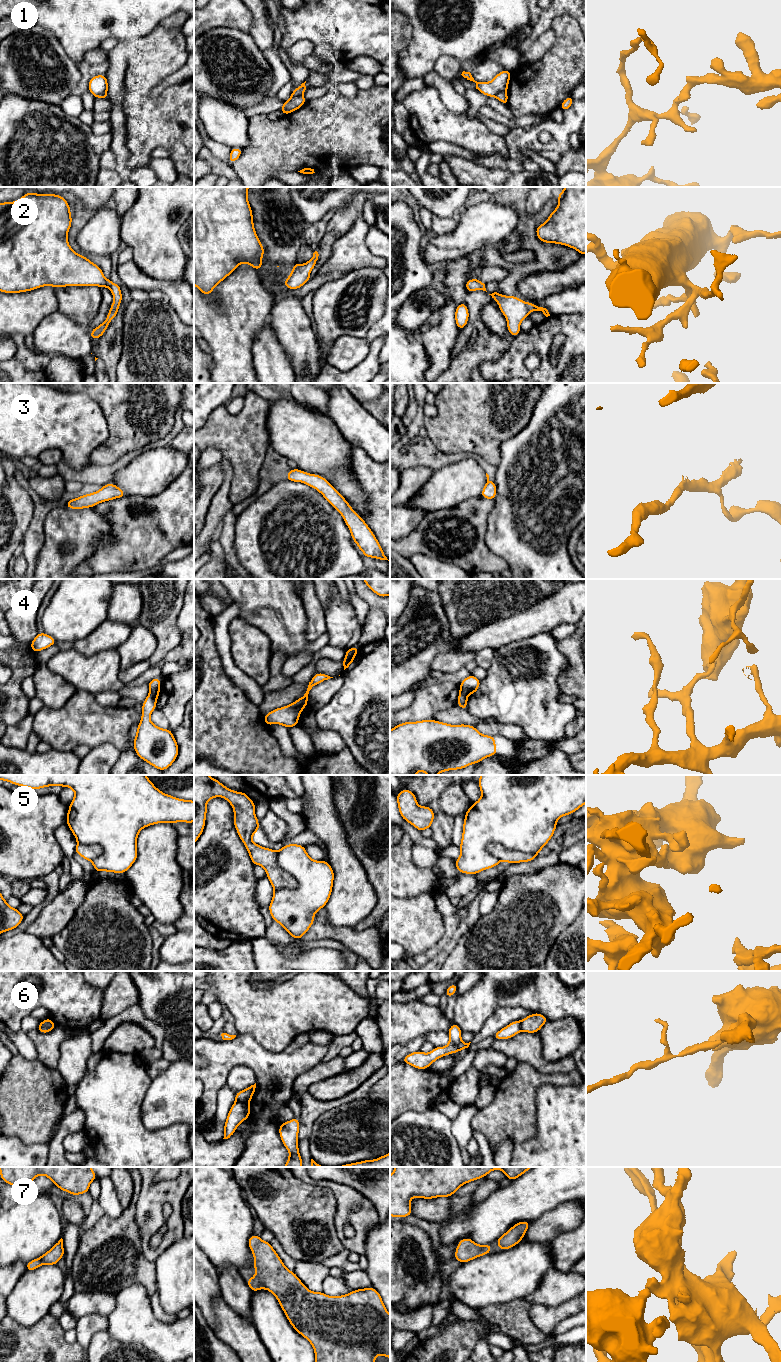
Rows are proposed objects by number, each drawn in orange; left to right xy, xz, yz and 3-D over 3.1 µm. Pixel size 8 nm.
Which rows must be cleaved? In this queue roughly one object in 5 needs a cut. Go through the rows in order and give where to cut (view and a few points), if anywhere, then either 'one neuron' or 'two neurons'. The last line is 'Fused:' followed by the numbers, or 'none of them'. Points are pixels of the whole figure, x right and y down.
1: cut xz (302, 95), (289, 100); two neurons
2: cut none; one neuron
3: cut none; one neuron
4: cut xy (159, 689), (150, 693); two neurons
5: cut yz (486, 846), (491, 843), (500, 843), (509, 849), (537, 854); two neurons
6: cut xz (236, 1100), (248, 1103); two neurons
7: cut none; one neuron
Fused: 1, 4, 5, 6

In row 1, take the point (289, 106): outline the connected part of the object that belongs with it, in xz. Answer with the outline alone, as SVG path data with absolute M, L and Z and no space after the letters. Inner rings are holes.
M303 96L297 97L297 98L284 102L280 111L284 115L287 115L287 114L301 108L305 103L306 103L306 99Z

